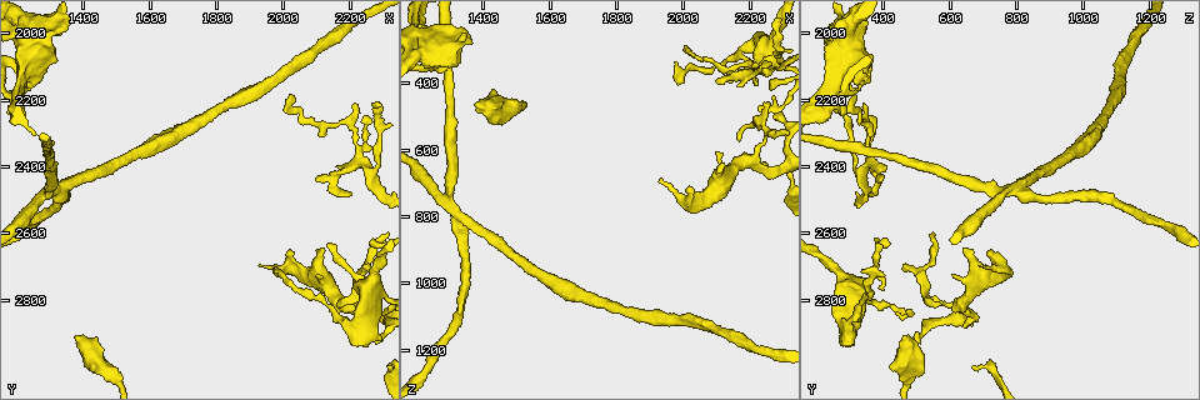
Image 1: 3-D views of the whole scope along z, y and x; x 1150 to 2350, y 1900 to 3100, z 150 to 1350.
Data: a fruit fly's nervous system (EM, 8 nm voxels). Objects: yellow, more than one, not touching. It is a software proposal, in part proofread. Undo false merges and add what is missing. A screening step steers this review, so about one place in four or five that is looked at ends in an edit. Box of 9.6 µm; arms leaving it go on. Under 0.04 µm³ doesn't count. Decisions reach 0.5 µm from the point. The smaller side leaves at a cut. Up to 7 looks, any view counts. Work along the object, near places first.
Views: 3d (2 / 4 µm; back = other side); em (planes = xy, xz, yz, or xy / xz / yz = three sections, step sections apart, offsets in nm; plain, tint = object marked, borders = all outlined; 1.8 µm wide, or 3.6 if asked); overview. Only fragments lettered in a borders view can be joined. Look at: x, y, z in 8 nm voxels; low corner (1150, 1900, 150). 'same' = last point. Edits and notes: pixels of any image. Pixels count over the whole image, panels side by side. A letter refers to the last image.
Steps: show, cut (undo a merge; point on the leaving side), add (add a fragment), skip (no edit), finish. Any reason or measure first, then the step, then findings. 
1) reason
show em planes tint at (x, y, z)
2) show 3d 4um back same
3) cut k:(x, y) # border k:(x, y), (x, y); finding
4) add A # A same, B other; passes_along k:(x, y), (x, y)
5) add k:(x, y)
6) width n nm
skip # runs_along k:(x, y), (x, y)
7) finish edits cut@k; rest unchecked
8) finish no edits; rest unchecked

thin end
show 3d 4um at (1970, 2720, 340)

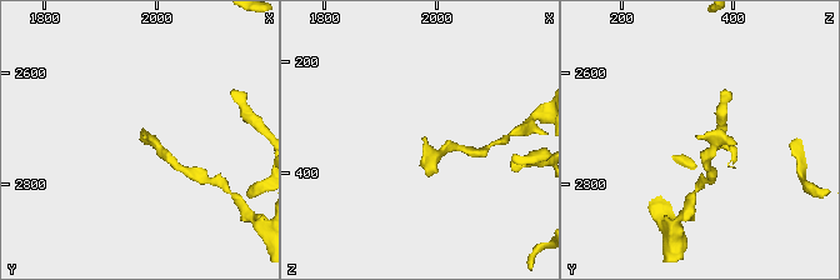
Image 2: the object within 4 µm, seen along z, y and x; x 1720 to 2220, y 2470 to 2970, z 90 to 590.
show em xy step 16 tint at (1975, 2715, 345)

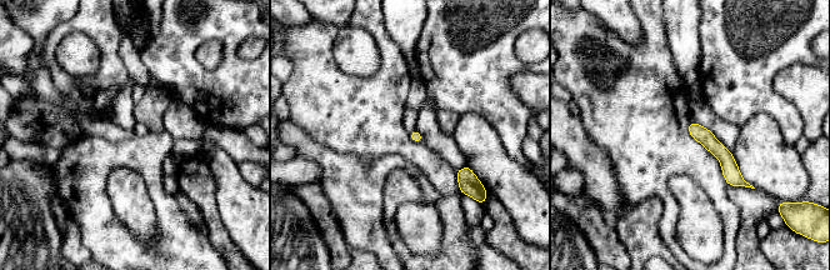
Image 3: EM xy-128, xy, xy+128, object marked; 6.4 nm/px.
show em planes borders same

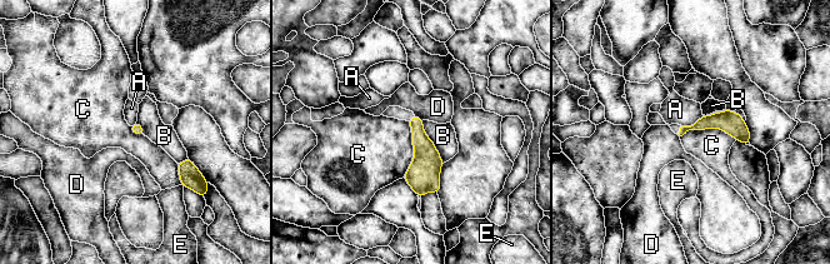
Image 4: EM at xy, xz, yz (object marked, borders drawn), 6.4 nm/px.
skip # A other, B other, C other, D other, E other; border 4:(680, 135), (720, 128), (736, 139); none of them fits

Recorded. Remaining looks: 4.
tapers out
show em xy step 16 tint at (2240, 2690, 450)

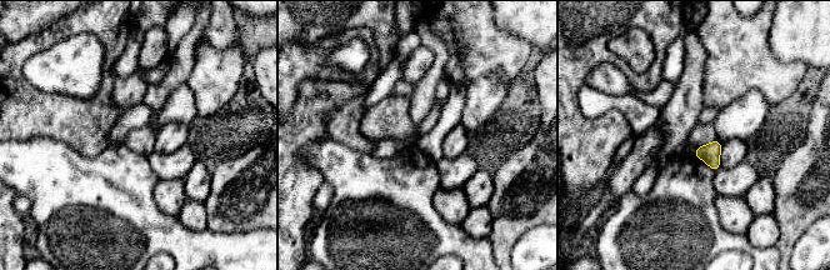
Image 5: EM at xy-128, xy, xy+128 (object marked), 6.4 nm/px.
another direction
show em planes borders same

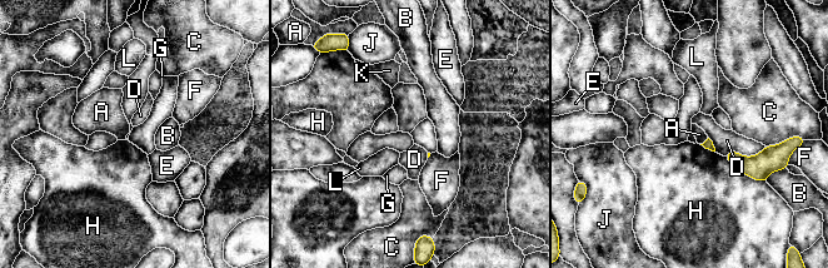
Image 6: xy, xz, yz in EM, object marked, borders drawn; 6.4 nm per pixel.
skip # A other, B other, C other, D other, E other, F other, G other, H other, J other, K other, L other; border 6:(708, 138), (701, 144); none of them fits

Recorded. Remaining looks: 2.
abrupt turn
show em yz step 4 tint at (2210, 2890, 300)

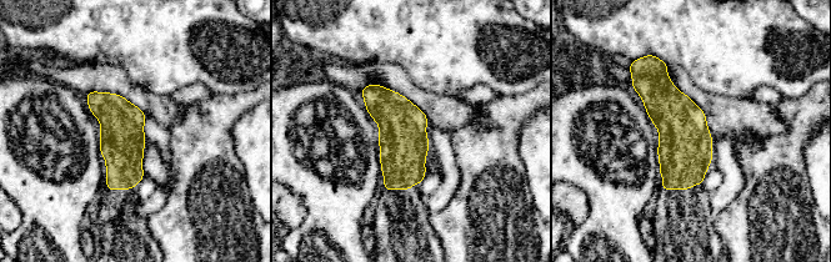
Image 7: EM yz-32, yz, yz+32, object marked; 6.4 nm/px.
show em planes borders same

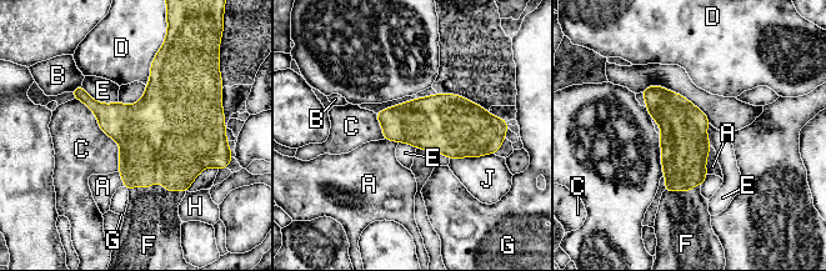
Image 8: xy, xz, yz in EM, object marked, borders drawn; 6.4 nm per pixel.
width 320 nm
add F # A other, B other, C other, D other, E other, F same, G other, H other, J other; passes_along 8:(160, 142), (156, 181), (151, 219); the neuron continues

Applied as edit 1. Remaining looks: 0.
finish edits add@8; rest unchecked

